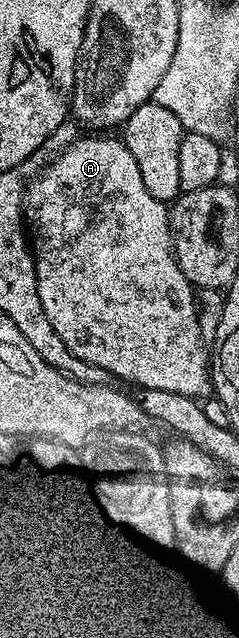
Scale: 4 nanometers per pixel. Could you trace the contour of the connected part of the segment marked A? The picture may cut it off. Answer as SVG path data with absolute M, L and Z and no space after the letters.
M113 134L89 135L93 136L82 135L62 152L56 153L37 175L28 181L25 189L23 216L31 229L31 251L37 271L39 302L43 302L43 310L51 326L55 326L55 334L63 338L67 350L71 350L75 358L101 368L110 377L122 376L133 384L141 384L142 389L171 390L175 394L194 398L208 397L211 392L211 356L207 351L206 341L201 339L195 289L183 274L183 270L179 270L177 255L173 252L173 231L169 225L169 208L166 201L155 198L148 192L147 186L143 186L139 166L135 163L131 150L127 150L124 139L117 137L116 140Z

